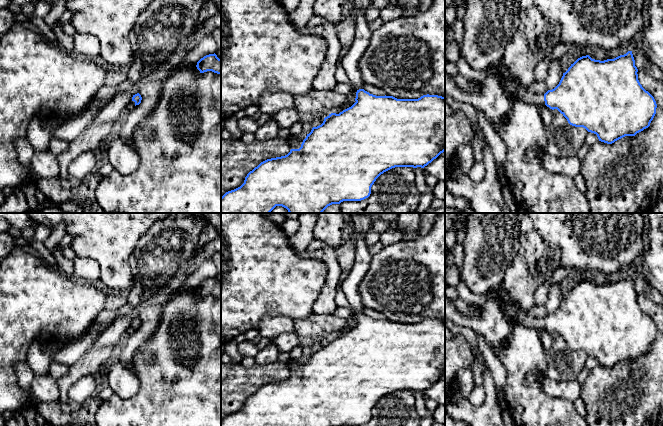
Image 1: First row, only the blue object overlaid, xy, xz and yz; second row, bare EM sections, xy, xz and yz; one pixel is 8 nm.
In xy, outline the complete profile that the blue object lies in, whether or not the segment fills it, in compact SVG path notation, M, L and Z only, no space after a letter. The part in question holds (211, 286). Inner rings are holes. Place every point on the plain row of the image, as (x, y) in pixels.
M215 277L206 279L201 282L197 286L196 291L200 297L212 295L221 299L221 283L219 283Z

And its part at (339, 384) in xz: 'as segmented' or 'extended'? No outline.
extended

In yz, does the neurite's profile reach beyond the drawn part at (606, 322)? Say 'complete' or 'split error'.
split error

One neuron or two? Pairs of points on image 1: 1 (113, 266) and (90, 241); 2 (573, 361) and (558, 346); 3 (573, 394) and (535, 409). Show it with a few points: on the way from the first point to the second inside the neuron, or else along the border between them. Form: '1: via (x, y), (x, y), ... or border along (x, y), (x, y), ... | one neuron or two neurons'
1: via (109, 260), (96, 247) | one neuron
2: via (569, 357), (562, 350) | one neuron
3: border along (541, 387), (546, 393), (568, 399), (573, 403) | two neurons

